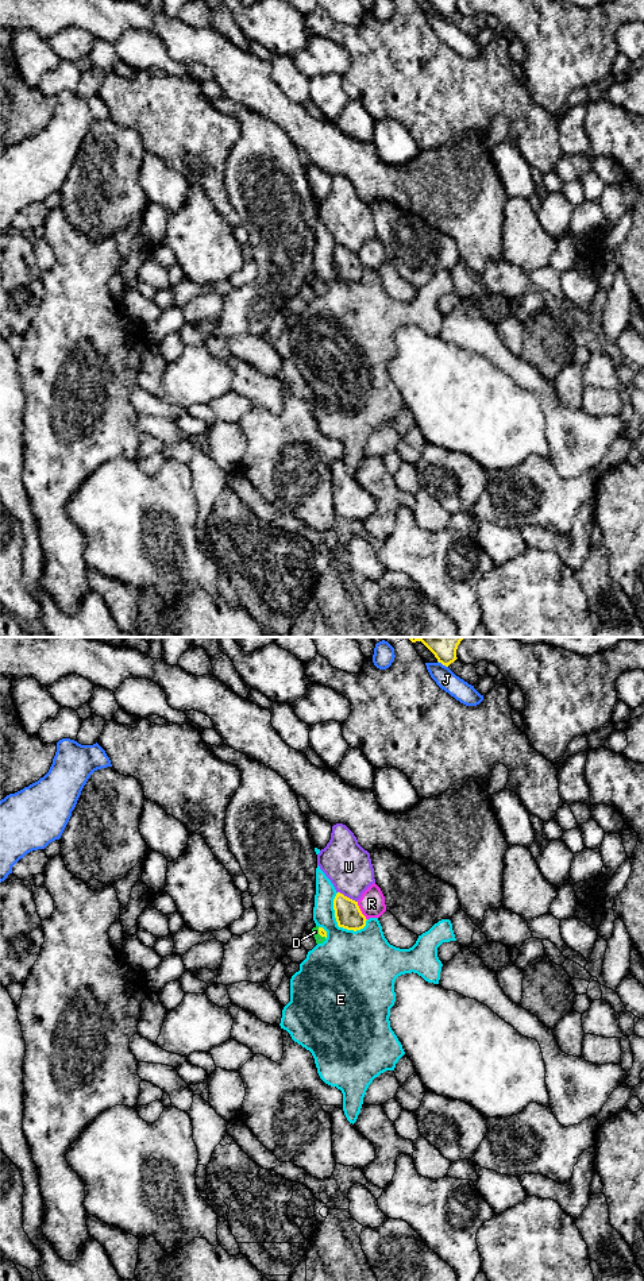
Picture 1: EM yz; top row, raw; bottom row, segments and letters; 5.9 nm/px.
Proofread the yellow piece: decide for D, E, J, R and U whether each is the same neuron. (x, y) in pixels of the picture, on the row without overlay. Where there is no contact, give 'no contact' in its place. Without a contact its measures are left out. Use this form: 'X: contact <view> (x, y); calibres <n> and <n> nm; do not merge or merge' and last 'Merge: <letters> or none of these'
D: contact yz (320, 286); calibres 50 and 50 nm; merge
E: contact yz (336, 273); calibres 160 and 380 nm; do not merge
J: contact yz (443, 16); calibres 100 and 120 nm; do not merge
R: contact yz (361, 263); calibres 160 and 160 nm; do not merge
U: contact yz (346, 249); calibres 160 and 280 nm; do not merge
Merge: D

